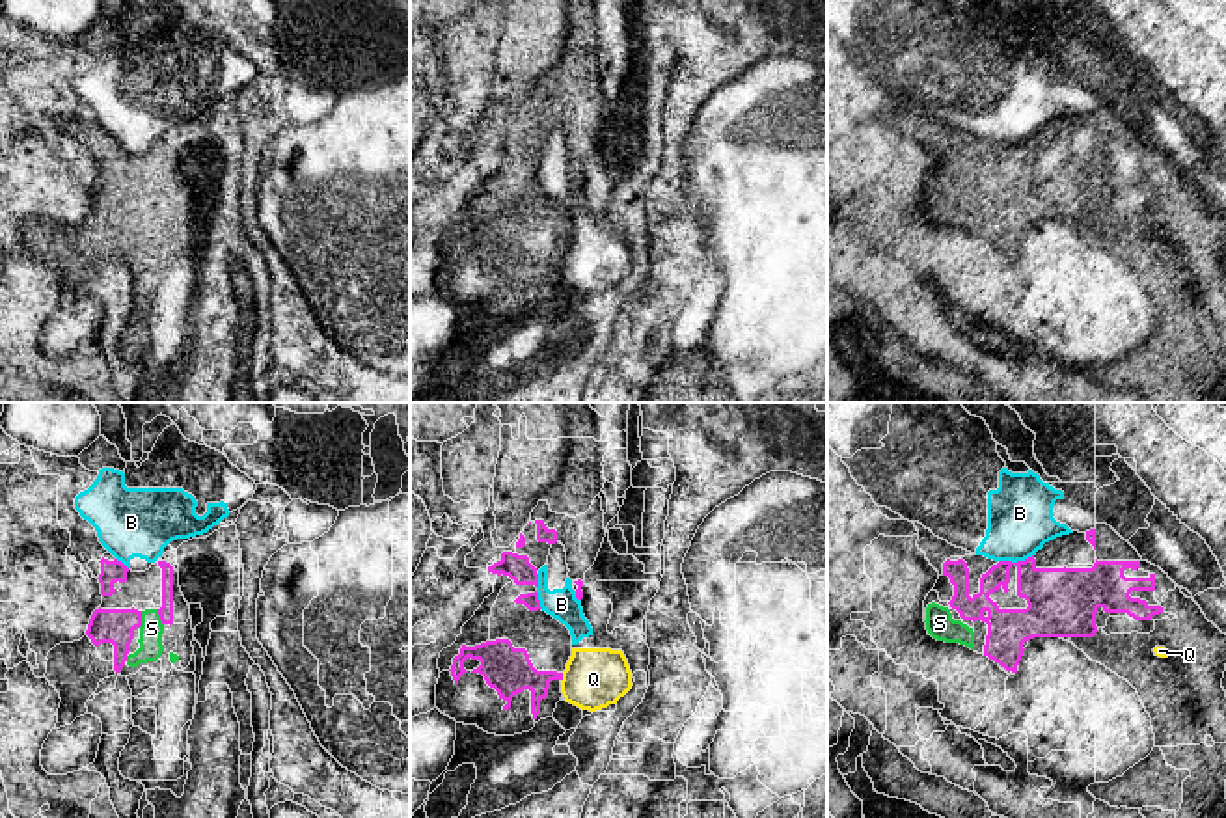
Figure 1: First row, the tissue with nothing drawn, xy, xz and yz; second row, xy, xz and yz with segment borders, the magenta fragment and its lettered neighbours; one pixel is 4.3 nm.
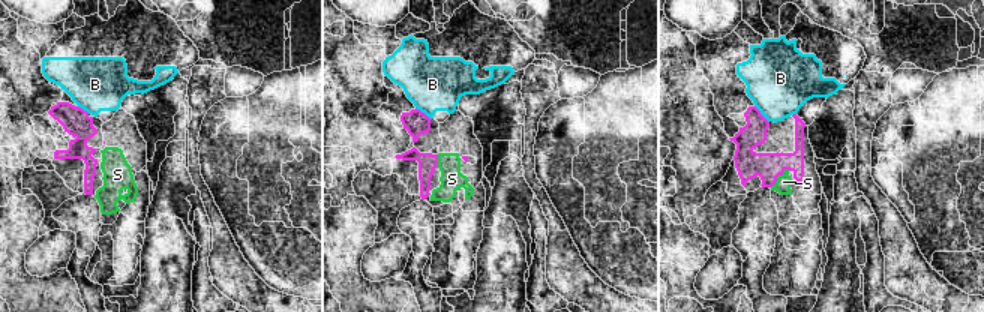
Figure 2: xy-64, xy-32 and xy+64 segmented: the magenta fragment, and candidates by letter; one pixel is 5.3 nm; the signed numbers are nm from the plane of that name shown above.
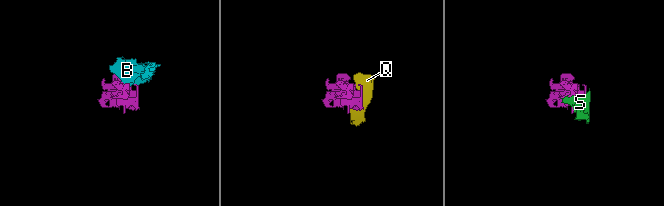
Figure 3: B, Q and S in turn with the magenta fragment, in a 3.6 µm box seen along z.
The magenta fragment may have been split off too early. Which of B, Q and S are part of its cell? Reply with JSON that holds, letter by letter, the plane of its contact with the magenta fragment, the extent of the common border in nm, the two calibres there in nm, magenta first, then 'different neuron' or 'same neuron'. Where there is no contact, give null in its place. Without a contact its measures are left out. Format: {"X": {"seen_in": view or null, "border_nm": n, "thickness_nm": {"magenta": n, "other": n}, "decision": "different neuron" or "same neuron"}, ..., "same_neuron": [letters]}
{"B": {"seen_in": "yz", "border_nm": 160, "thickness_nm": {"magenta": 280, "other": 280}, "decision": "different neuron"}, "Q": {"seen_in": "xz", "border_nm": 40, "thickness_nm": {"magenta": 200, "other": 260}, "decision": "different neuron"}, "S": {"seen_in": "xy", "border_nm": 70, "thickness_nm": {"magenta": 150, "other": 100}, "decision": "same neuron"}, "same_neuron": ["S"]}

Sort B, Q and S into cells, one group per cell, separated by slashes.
B Q / S

